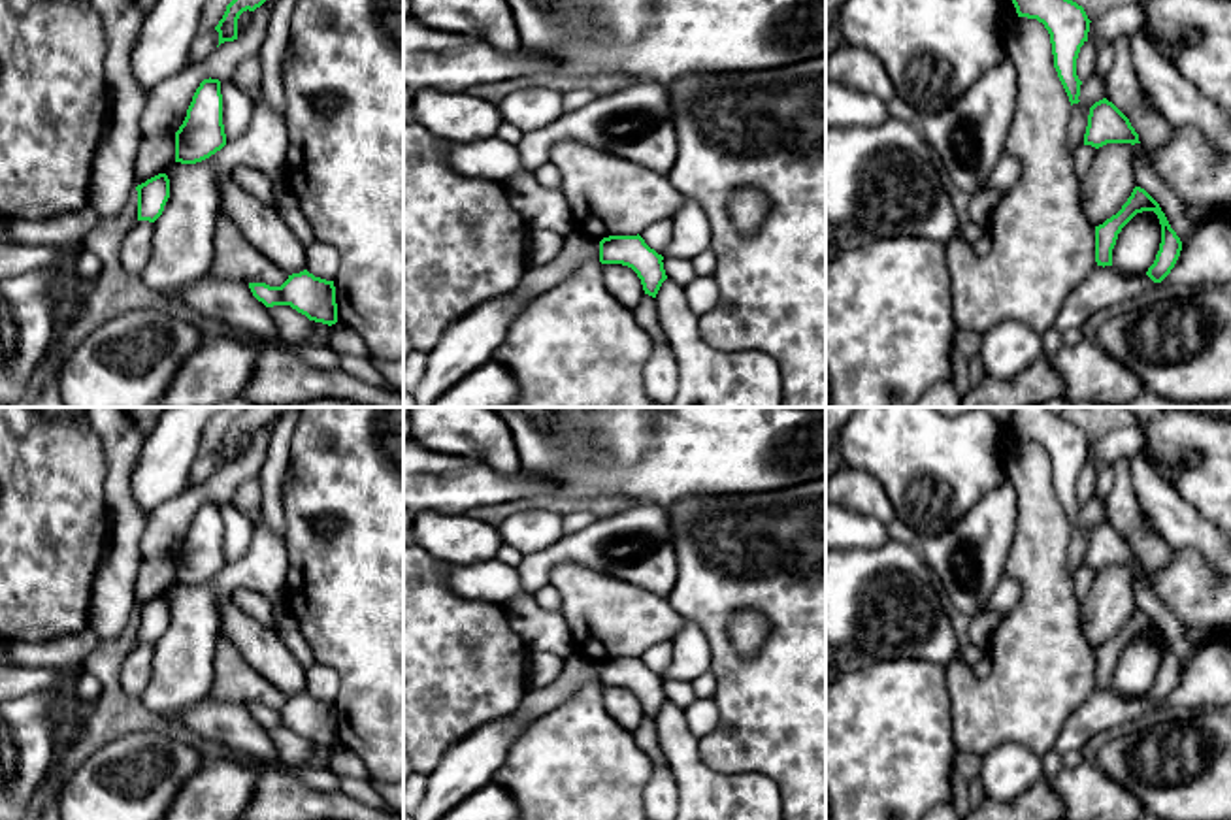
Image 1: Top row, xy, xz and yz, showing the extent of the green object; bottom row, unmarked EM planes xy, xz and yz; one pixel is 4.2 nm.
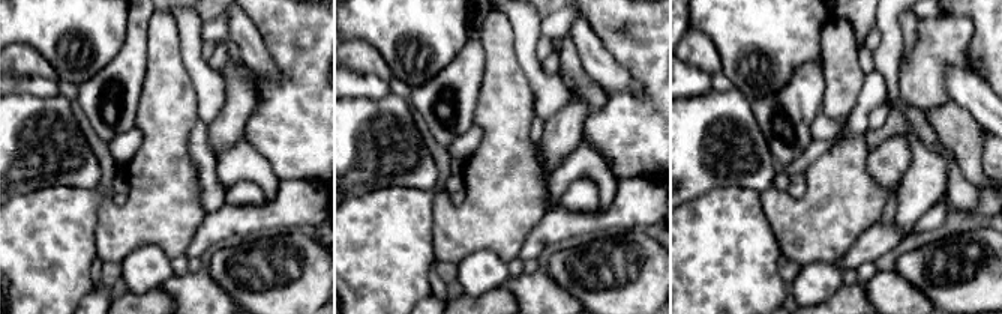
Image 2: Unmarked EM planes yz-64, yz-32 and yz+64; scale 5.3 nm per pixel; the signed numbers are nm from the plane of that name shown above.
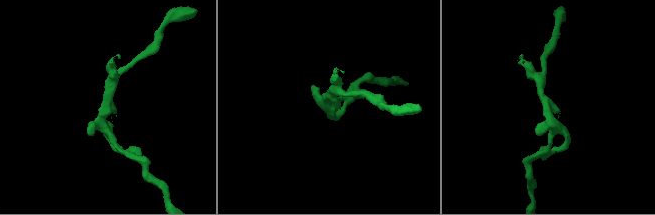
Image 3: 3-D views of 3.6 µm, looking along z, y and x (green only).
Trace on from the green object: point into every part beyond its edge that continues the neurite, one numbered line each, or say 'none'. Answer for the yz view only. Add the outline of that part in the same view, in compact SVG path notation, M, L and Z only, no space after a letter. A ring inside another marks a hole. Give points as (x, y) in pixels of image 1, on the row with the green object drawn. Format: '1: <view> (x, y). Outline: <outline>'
1: yz (1169, 202). Outline: M1141 143L1133 145L1133 162L1137 187L1144 189L1159 204L1171 228L1184 245L1197 224L1184 215L1184 205L1178 194L1150 168L1146 149Z

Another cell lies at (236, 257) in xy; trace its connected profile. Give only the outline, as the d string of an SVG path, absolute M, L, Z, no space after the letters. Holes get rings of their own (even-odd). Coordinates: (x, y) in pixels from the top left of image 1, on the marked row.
M217 211L213 277L281 287L288 273L264 256L221 211Z

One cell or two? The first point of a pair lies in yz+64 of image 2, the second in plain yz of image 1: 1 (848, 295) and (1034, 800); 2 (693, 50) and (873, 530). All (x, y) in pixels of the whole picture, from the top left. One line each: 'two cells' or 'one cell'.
1: one cell
2: two cells

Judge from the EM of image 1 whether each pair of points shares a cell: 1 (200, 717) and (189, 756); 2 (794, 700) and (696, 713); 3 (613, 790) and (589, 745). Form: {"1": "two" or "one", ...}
{"1": "two", "2": "two", "3": "one"}

